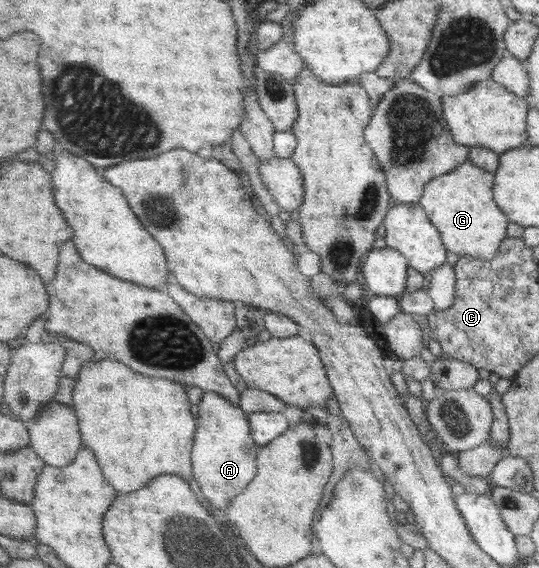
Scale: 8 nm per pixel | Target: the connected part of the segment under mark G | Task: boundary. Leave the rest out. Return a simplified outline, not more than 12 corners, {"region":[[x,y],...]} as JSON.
{"region":[[467,160],[418,202],[459,258],[490,260],[509,221]]}

